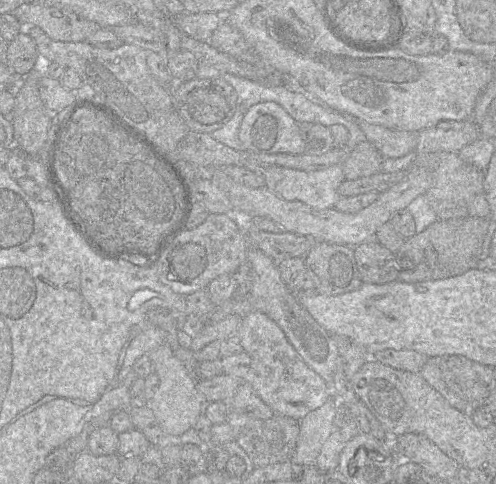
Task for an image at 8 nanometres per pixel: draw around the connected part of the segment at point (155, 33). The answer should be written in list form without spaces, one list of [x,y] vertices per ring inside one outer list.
[[[131,22],[111,29],[123,44],[132,44],[146,51],[167,52],[164,34],[156,29],[146,27],[138,22]]]

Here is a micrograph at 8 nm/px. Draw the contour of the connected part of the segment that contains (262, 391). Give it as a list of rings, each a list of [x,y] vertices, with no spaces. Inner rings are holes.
[[[253,310],[245,315],[237,337],[243,351],[251,358],[249,382],[259,398],[275,413],[300,421],[330,398],[323,378],[300,358],[280,327],[265,313]]]

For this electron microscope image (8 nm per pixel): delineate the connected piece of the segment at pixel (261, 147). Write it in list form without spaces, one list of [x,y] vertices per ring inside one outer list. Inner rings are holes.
[[[261,102],[246,112],[240,129],[239,139],[243,150],[261,154],[304,154],[305,143],[300,134],[299,124],[276,102]]]

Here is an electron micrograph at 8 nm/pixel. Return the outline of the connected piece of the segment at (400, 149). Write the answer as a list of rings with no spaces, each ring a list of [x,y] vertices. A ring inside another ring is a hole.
[[[352,119],[357,122],[360,129],[365,134],[366,141],[370,142],[379,151],[384,159],[402,157],[412,151],[415,151],[417,147],[418,133],[394,130],[381,125],[369,124],[362,120]]]

